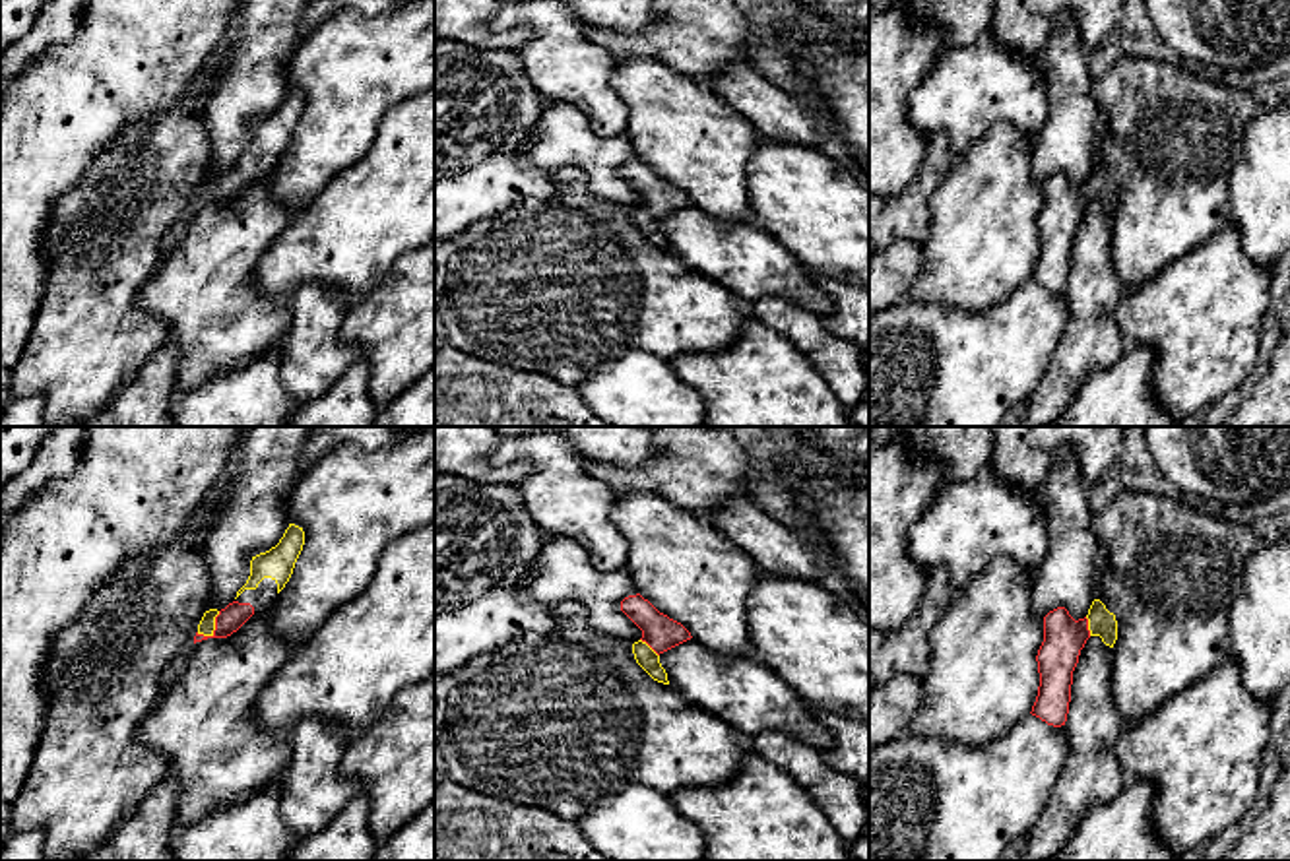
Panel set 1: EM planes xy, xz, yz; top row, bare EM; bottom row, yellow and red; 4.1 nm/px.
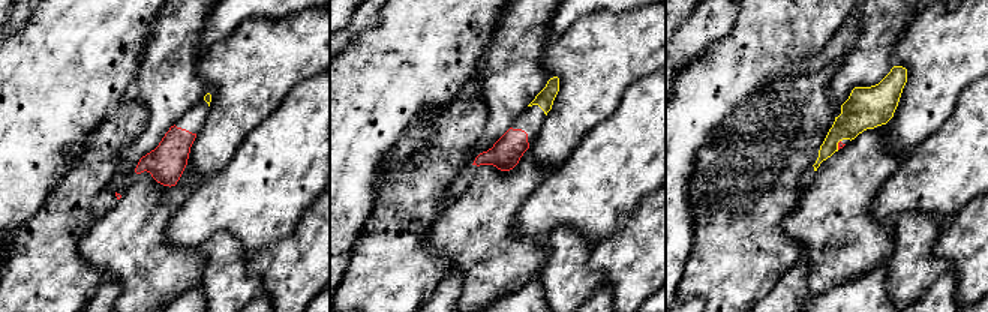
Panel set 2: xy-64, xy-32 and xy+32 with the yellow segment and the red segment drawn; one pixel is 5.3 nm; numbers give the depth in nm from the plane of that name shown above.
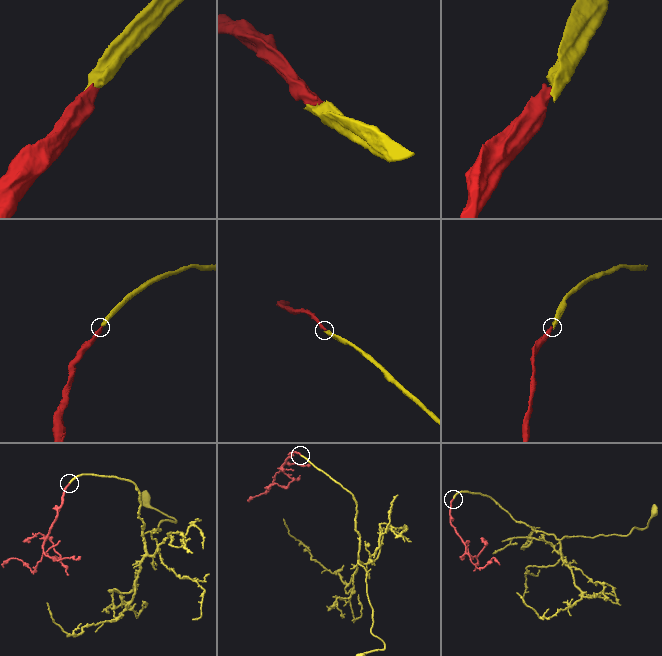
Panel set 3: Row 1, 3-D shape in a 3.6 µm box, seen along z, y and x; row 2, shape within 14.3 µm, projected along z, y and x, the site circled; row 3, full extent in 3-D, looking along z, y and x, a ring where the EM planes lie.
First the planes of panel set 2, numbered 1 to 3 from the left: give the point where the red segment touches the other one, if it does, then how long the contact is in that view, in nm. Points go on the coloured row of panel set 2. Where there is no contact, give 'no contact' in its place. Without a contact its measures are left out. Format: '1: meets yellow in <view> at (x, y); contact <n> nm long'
1: no contact
2: no contact
3: meets yellow in xy+32 at (837, 144); contact 60 nm long

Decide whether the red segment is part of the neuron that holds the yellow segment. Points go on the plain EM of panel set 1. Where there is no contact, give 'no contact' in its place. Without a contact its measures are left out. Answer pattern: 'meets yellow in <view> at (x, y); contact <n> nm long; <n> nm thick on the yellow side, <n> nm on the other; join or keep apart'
meets yellow in xy at (214, 194); contact 140 nm long; 70 nm thick on the yellow side, 110 nm on the other; join

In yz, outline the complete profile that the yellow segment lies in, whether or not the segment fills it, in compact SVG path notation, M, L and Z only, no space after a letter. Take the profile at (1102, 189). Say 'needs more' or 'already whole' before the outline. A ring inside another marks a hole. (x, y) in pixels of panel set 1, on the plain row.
needs more | M1100 165L1079 186L1065 173L1044 182L1044 207L1036 221L1040 252L1030 279L1048 291L1061 293L1067 287L1073 237L1090 202L1100 202L1110 213L1117 206L1115 180Z

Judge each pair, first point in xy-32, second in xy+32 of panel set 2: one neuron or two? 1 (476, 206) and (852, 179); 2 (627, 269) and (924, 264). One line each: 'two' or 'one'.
1: one
2: two

